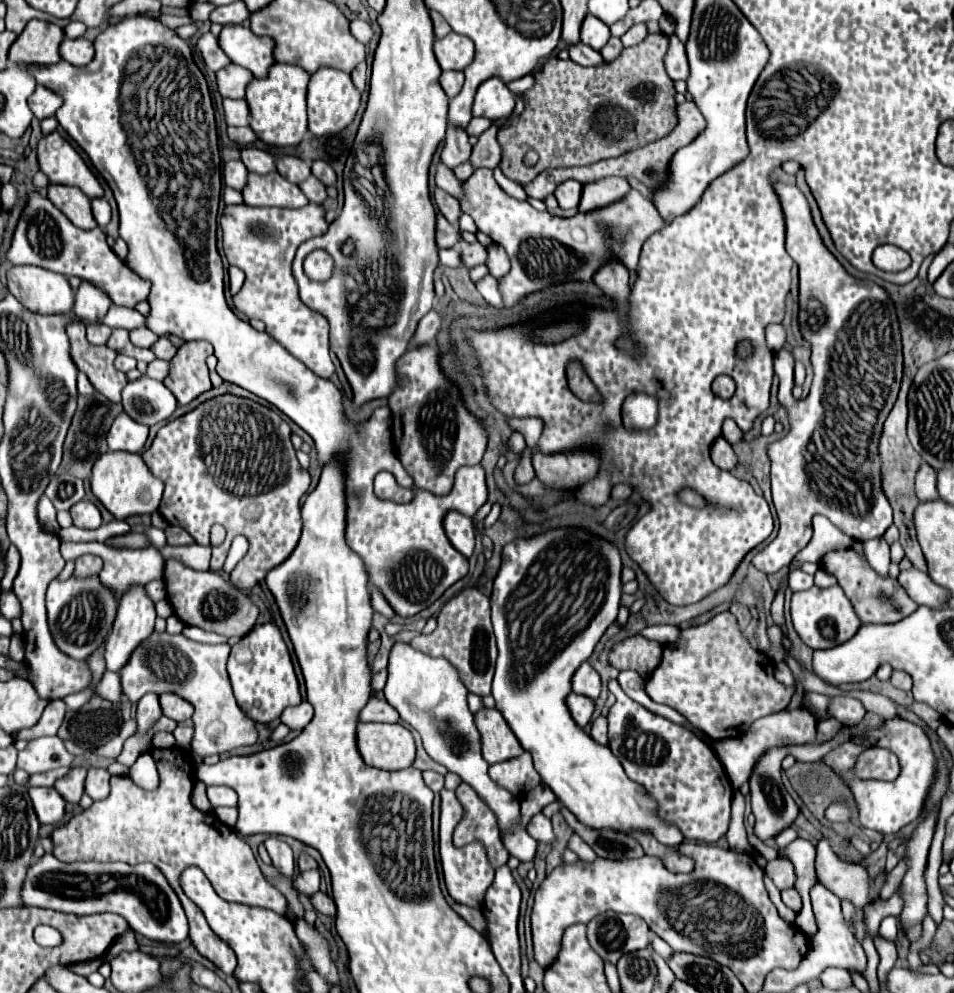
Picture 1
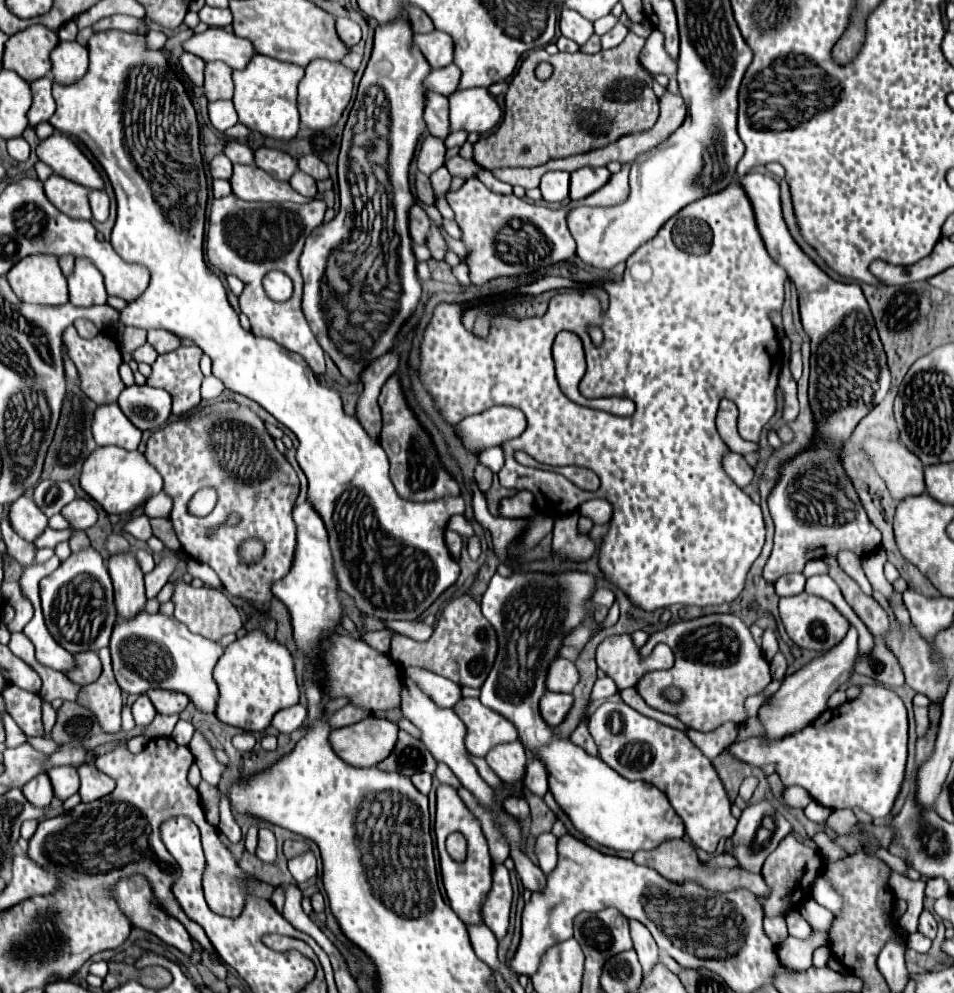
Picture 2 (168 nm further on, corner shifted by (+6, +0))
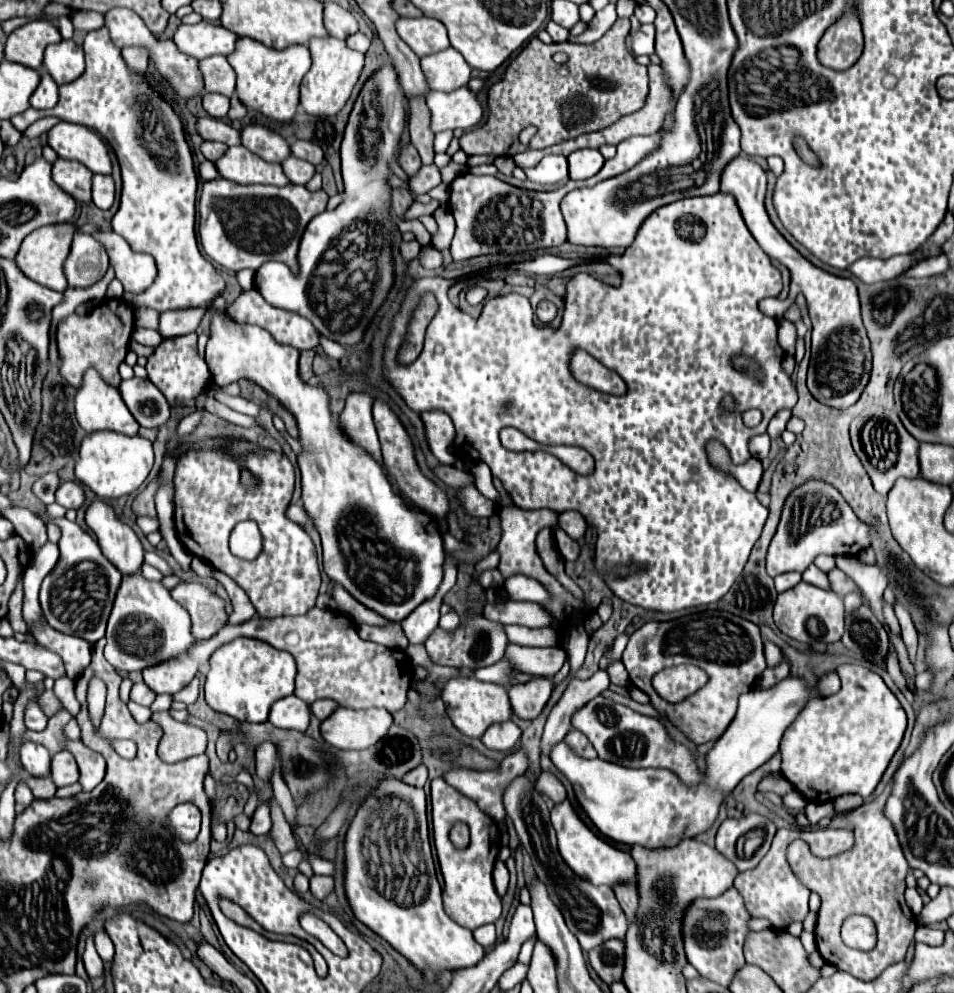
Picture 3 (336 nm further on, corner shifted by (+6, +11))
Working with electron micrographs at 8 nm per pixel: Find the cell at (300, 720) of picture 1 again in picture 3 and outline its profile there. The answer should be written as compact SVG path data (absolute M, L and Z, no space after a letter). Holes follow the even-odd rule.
M295 695L283 697L277 703L273 703L271 713L269 713L269 721L279 727L279 729L291 729L291 731L299 731L305 733L309 727L309 707L305 701L301 701Z

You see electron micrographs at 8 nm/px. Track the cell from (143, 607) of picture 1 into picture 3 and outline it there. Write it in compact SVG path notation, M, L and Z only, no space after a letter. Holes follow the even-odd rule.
M93 499L85 511L85 523L95 533L103 555L123 573L137 573L143 565L143 547L135 531L121 523L113 507L103 499Z

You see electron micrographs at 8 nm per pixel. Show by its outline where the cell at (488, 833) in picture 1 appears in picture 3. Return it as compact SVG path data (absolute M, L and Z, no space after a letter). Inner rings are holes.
M456 823L451 829L451 839L458 848L465 848L469 844L469 828L466 824Z

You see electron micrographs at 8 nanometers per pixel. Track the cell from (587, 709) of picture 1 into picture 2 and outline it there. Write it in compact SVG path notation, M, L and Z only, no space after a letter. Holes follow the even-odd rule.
M545 692L545 696L541 698L541 716L547 724L551 726L559 726L569 710L573 708L573 696L571 694L555 694L555 692Z

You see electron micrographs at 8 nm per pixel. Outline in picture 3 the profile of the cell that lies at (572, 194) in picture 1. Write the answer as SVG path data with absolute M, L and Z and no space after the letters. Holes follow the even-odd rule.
M547 155L533 169L525 169L525 175L527 175L527 179L531 179L535 183L561 185L569 179L567 159L563 155Z

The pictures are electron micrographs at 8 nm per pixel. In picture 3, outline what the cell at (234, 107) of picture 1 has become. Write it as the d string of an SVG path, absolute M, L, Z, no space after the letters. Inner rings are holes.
M205 93L203 95L203 109L217 119L223 119L229 111L229 97L219 93Z

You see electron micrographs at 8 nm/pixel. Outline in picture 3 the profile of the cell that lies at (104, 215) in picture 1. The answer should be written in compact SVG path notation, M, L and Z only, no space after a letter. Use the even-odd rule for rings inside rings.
M93 175L93 203L99 209L109 209L113 205L115 185L111 175Z

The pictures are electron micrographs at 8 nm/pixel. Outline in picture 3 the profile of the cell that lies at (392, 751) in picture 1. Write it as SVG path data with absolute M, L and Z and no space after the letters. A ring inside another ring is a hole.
M337 707L325 721L321 721L321 737L337 749L367 749L385 737L393 725L387 709L347 709Z

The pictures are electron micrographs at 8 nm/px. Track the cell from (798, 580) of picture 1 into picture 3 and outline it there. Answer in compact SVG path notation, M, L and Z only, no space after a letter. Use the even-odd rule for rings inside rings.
M783 573L783 575L777 575L777 577L775 577L777 593L795 587L799 581L801 581L801 573Z

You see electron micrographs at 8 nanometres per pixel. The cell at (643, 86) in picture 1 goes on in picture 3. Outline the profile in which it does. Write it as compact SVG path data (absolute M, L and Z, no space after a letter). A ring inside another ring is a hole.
M617 19L613 29L591 45L545 45L537 37L529 39L527 45L509 61L505 77L489 87L487 123L463 133L459 139L461 149L467 155L513 157L525 151L525 145L519 141L519 133L529 125L537 127L529 147L545 149L583 133L605 129L619 117L639 111L647 99L649 79L647 67L639 65L627 51L625 37L629 35L629 29L629 19ZM557 51L569 55L565 65L557 65L553 61Z

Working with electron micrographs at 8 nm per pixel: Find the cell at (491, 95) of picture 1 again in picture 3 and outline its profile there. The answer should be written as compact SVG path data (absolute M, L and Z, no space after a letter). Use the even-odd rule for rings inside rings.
M461 87L451 93L431 91L427 95L427 105L431 111L433 133L447 129L467 131L469 127L475 127L483 115L475 93L471 93L467 87Z

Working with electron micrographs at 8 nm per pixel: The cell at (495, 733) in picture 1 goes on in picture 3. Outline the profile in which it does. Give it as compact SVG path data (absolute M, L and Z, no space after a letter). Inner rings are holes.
M455 677L447 681L441 699L447 707L447 715L453 721L453 725L467 737L479 739L489 725L511 719L511 705L509 705L507 689L503 685L489 685L477 681L475 677Z

